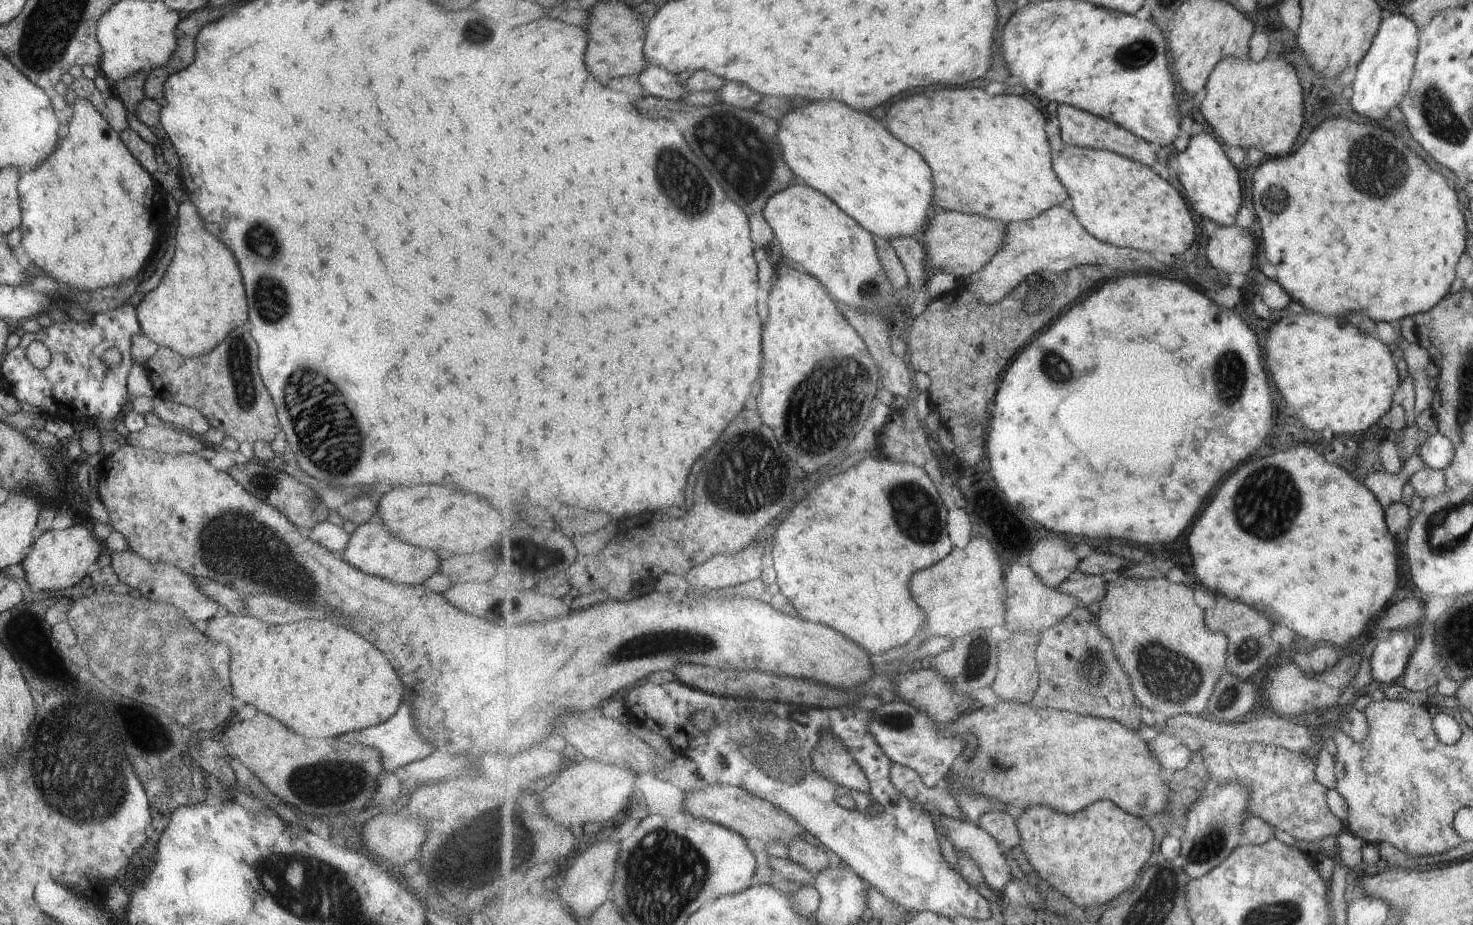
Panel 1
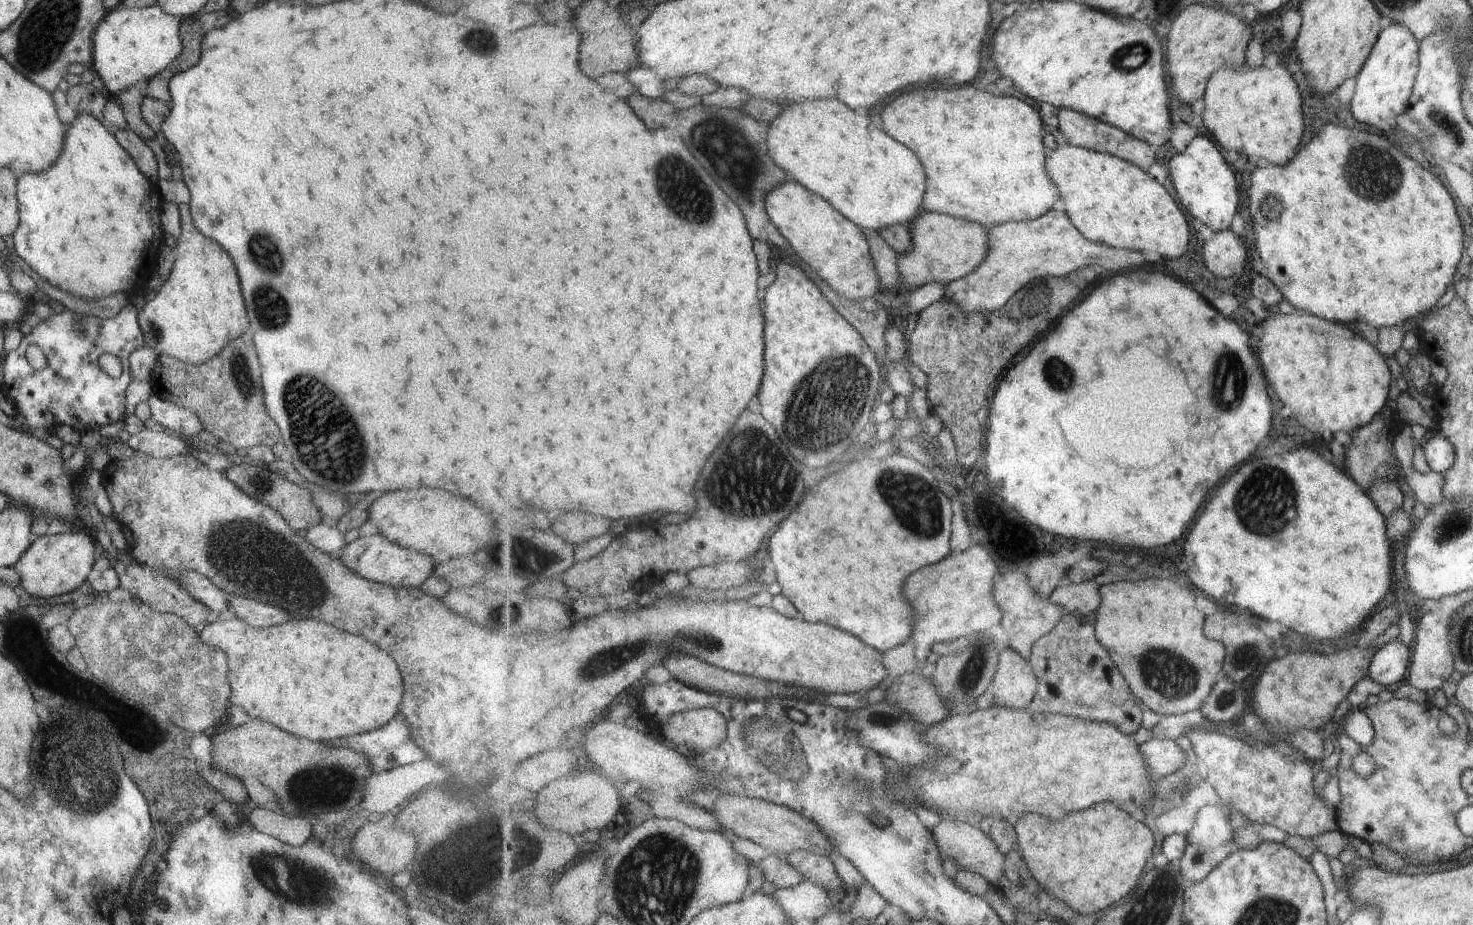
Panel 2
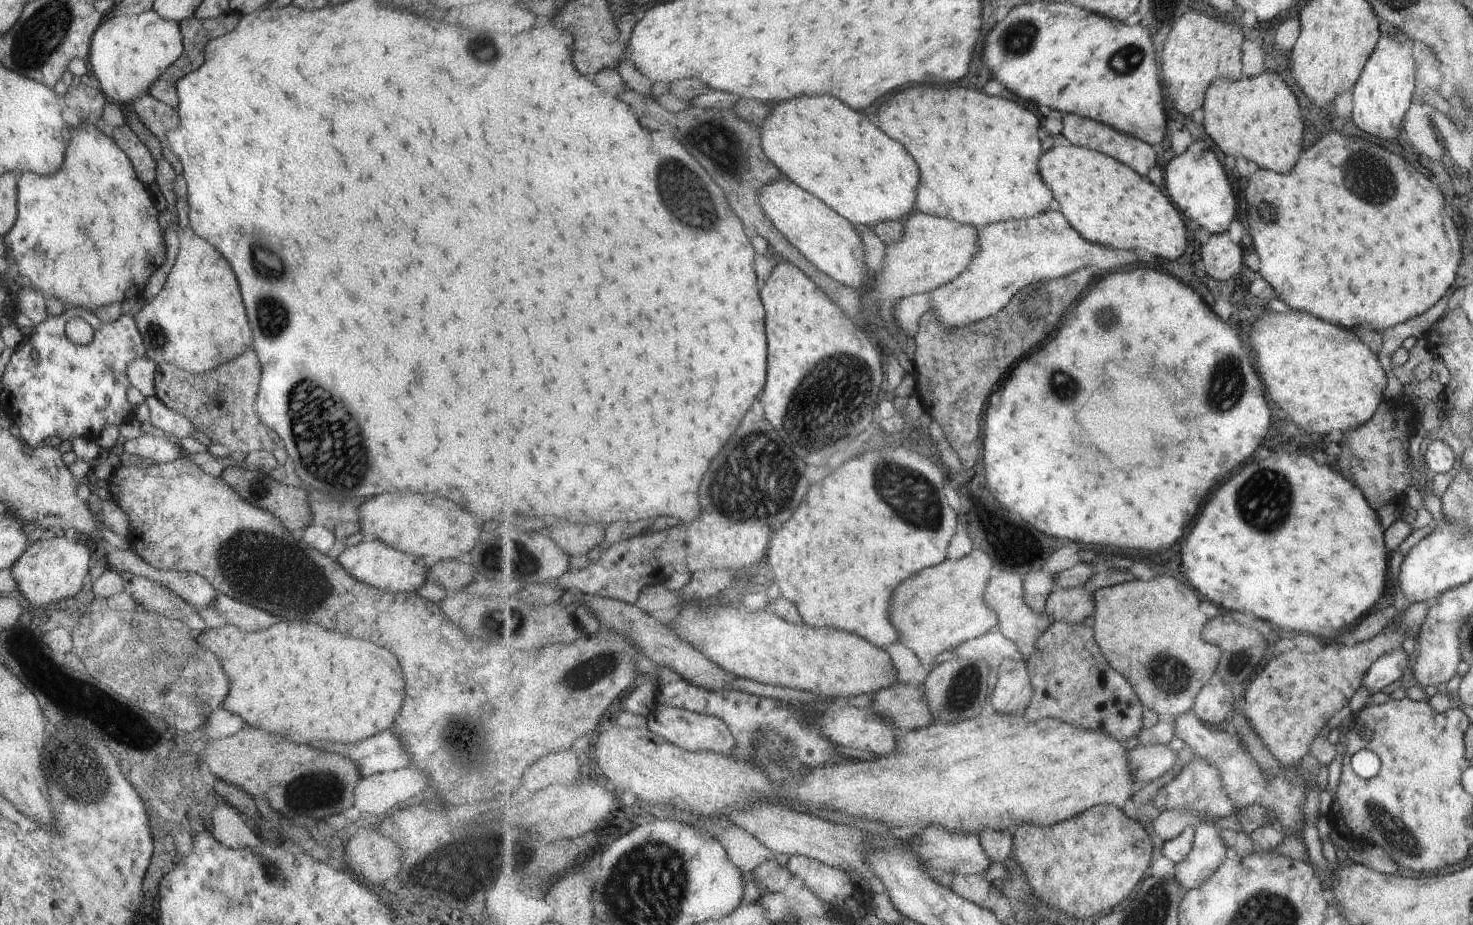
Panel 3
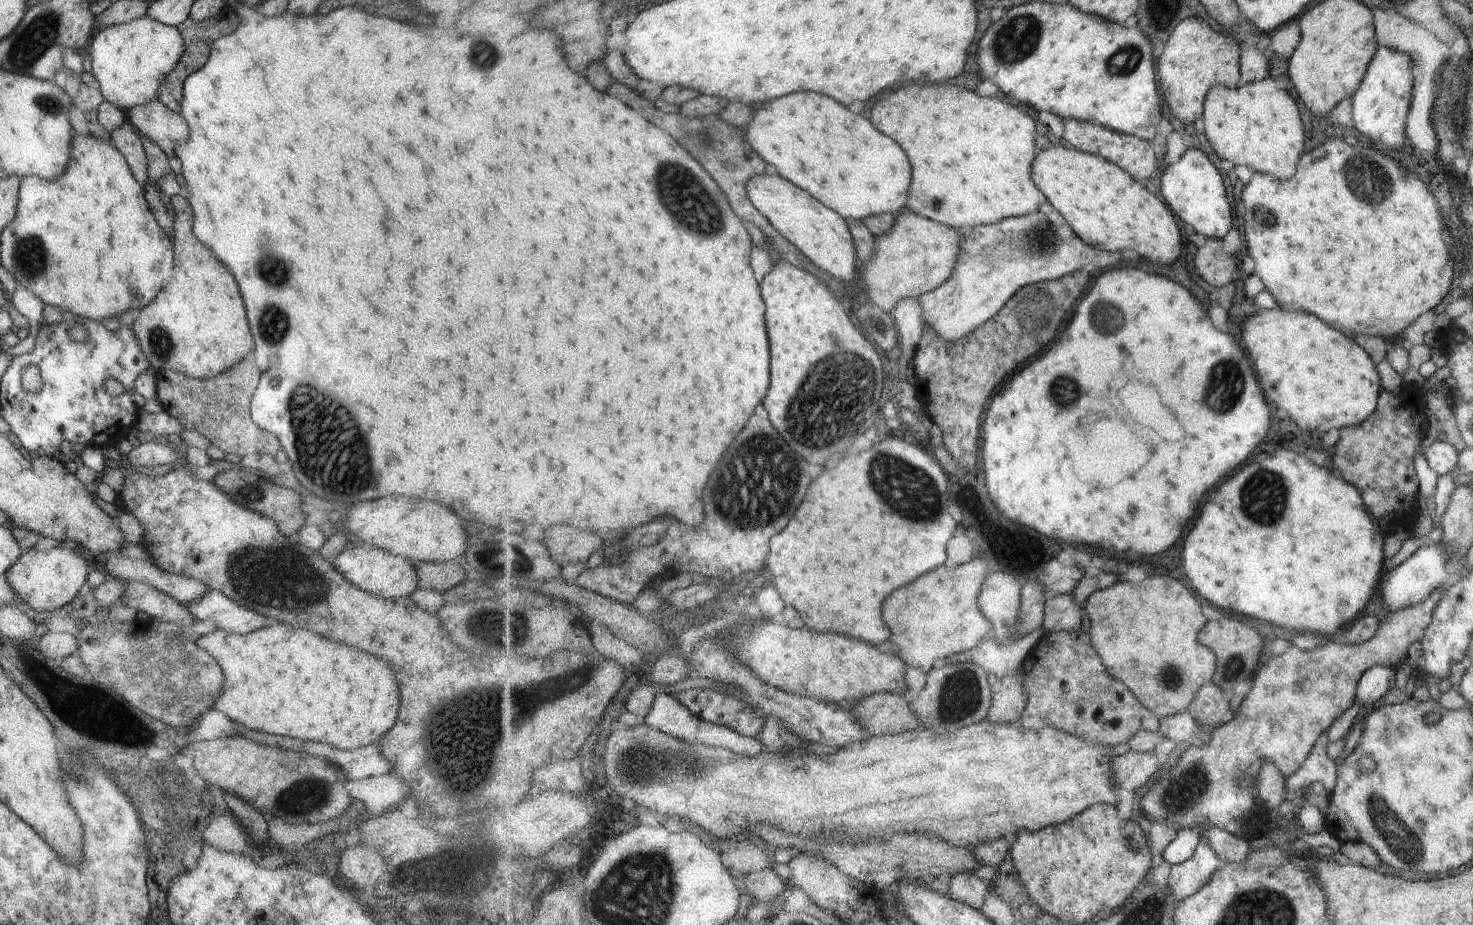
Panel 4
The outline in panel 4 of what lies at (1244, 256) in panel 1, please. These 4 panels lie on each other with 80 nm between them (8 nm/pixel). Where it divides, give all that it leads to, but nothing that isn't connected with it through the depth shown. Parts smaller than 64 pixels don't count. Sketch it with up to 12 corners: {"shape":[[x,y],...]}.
{"shape":[[1206,239],[1195,253],[1196,272],[1211,286],[1239,276],[1240,255],[1223,250],[1221,239]]}

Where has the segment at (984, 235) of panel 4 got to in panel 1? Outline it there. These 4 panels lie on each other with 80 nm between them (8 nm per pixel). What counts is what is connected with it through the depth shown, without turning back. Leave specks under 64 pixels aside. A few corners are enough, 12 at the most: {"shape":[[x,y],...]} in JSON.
{"shape":[[1070,205],[1008,223],[985,267],[957,286],[987,307],[1026,278],[1095,265],[1165,268],[1101,242]]}

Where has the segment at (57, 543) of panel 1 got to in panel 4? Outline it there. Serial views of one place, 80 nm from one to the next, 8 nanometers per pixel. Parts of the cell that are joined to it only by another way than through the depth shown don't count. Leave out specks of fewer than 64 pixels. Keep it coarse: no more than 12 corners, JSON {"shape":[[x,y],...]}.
{"shape":[[81,549],[23,551],[4,574],[29,611],[75,598],[90,568]]}

